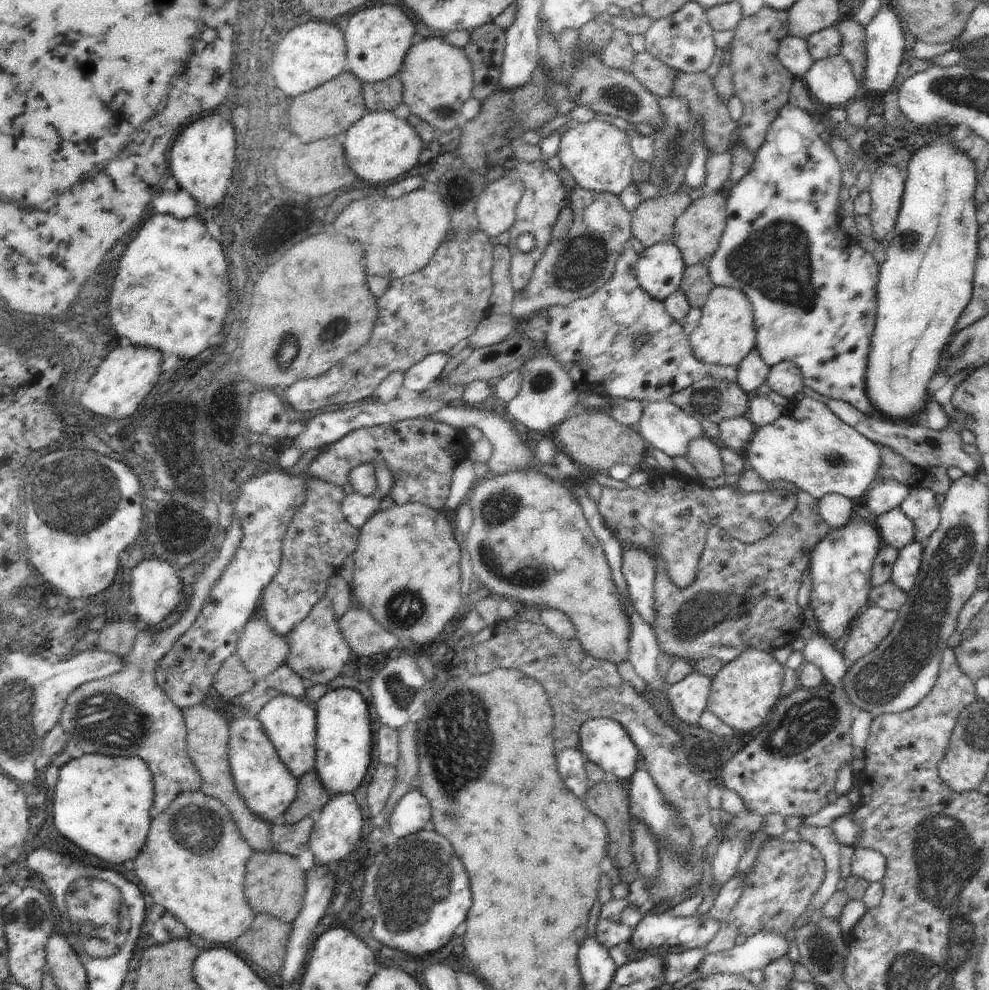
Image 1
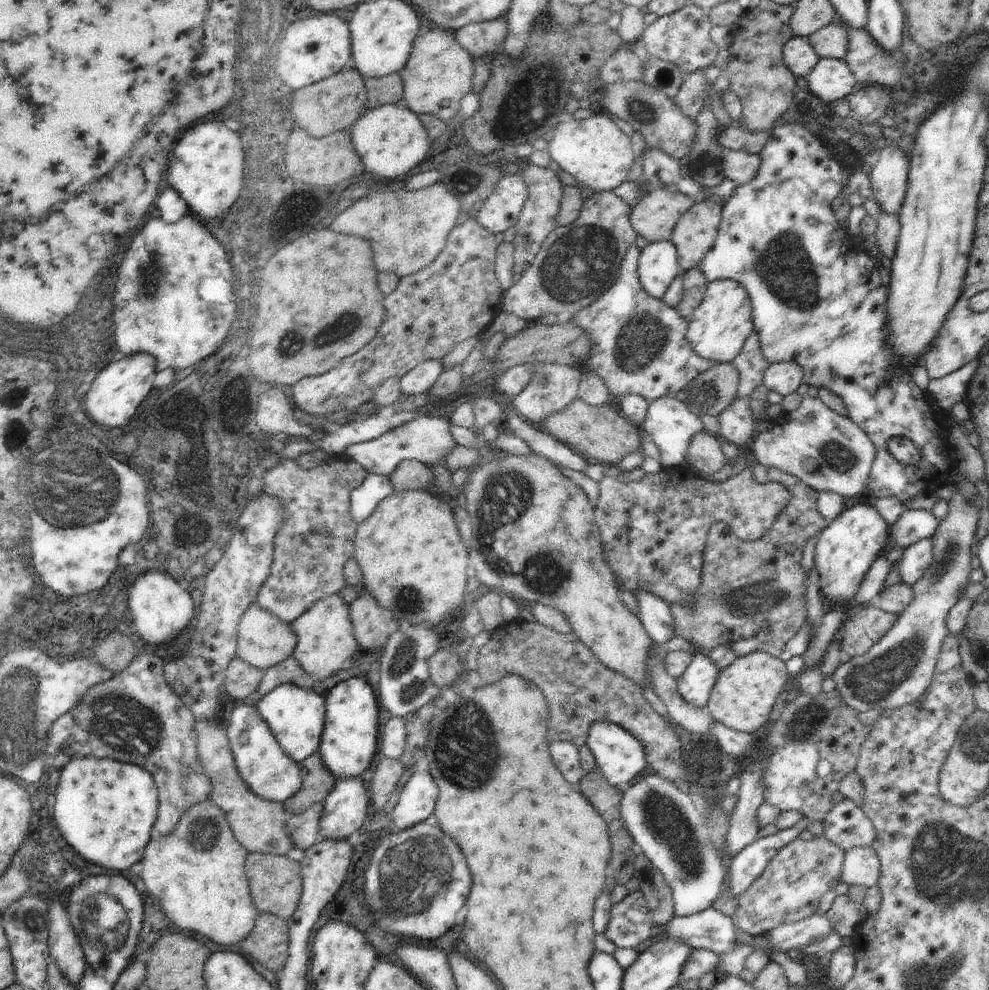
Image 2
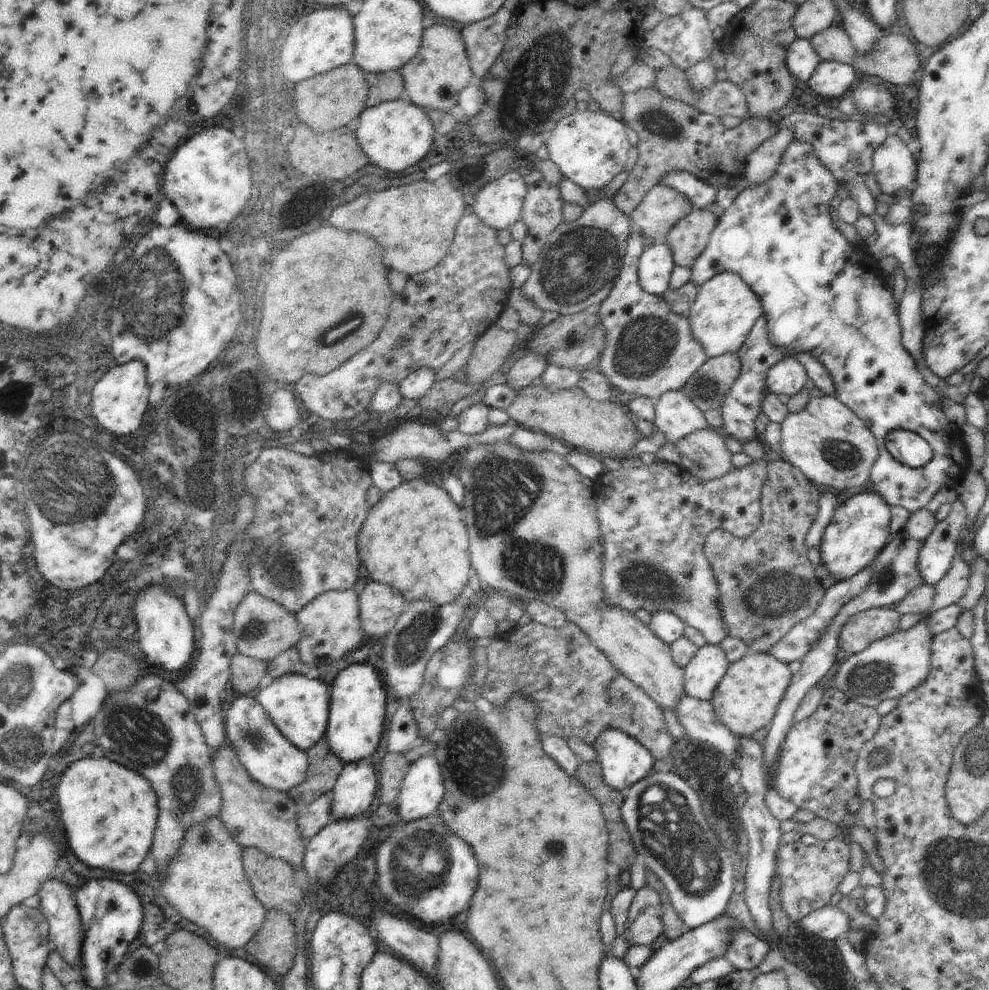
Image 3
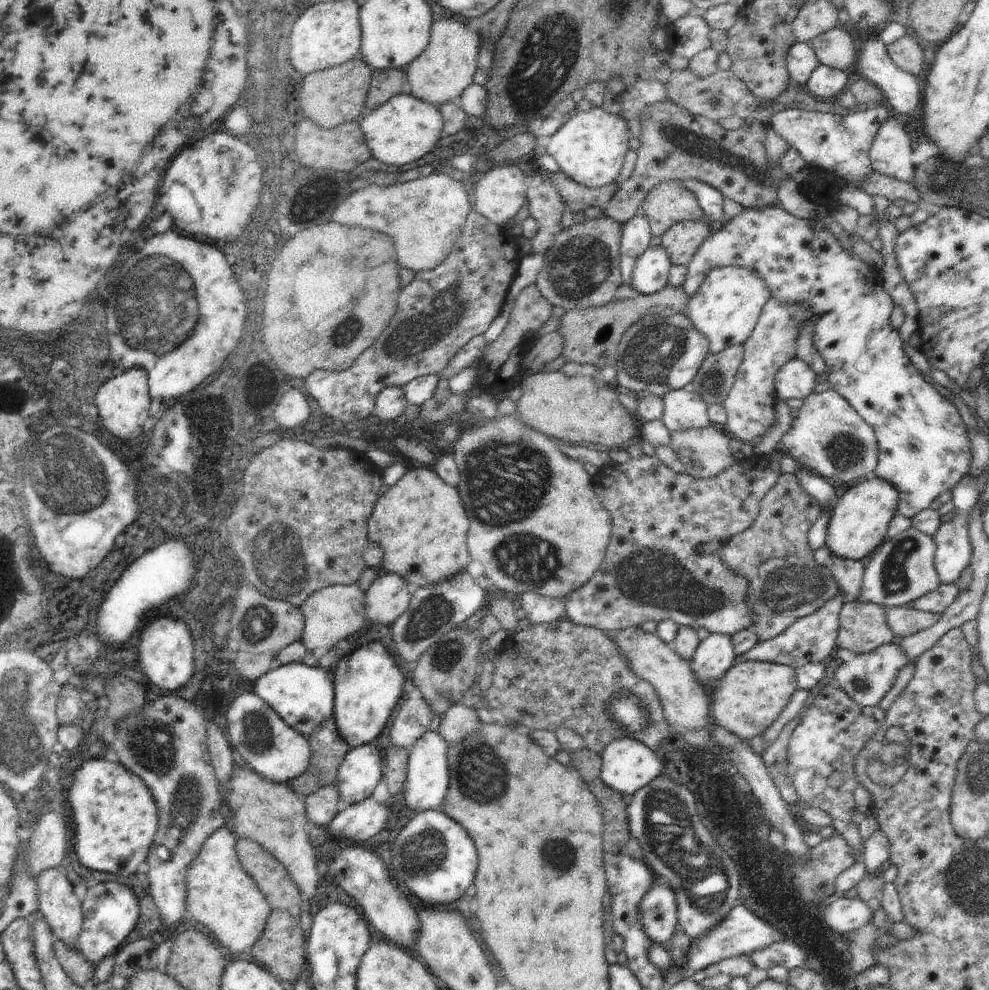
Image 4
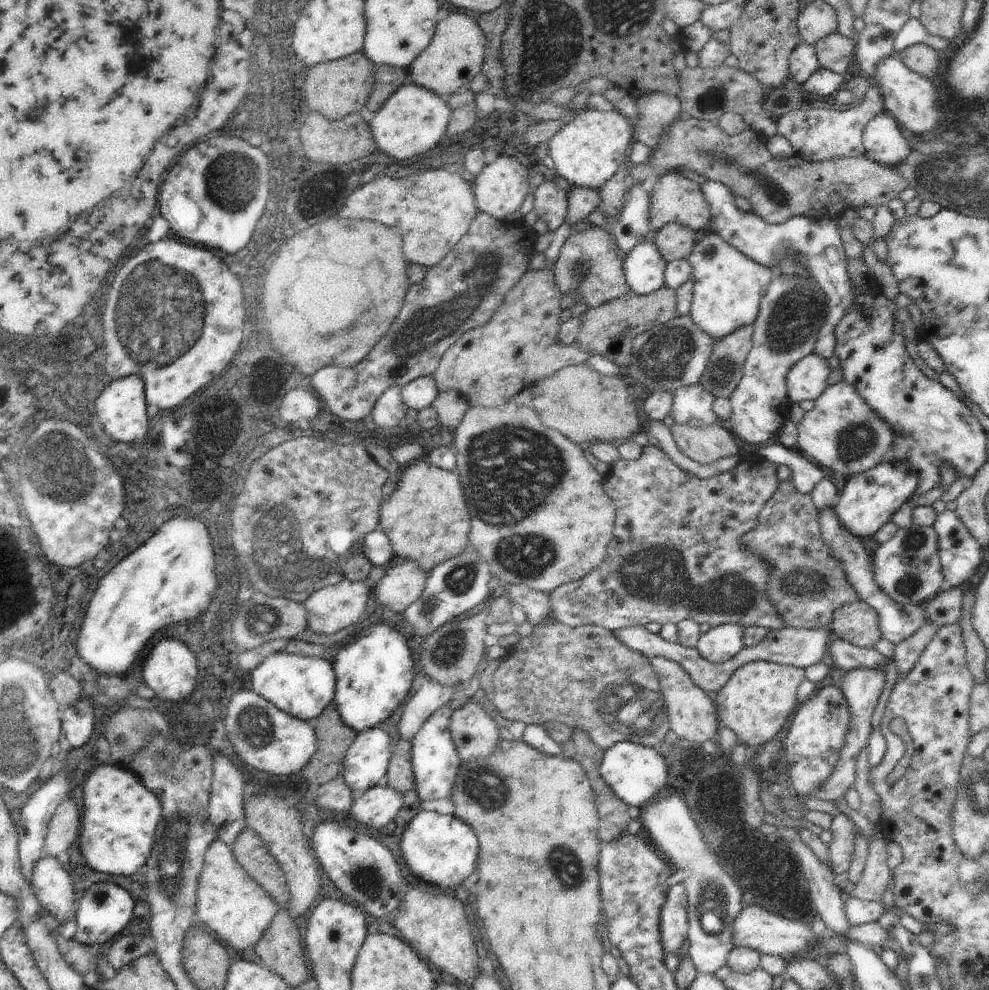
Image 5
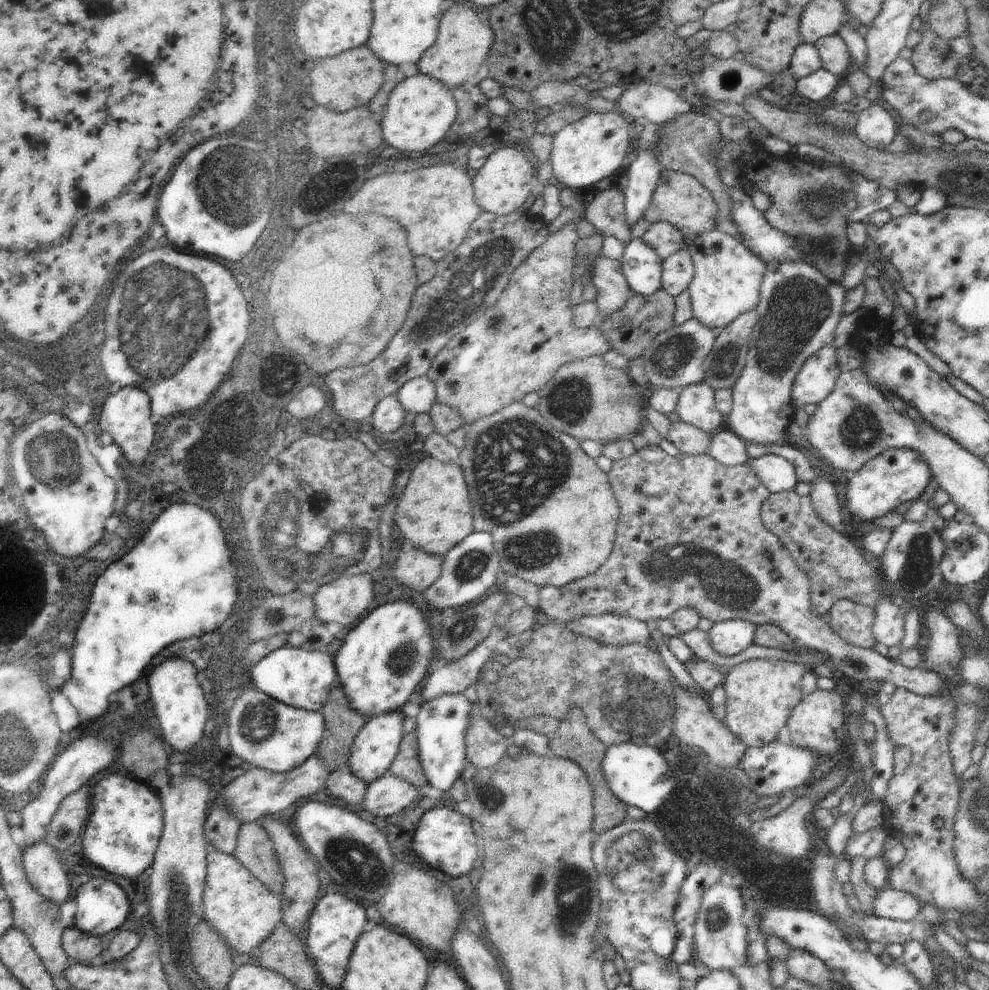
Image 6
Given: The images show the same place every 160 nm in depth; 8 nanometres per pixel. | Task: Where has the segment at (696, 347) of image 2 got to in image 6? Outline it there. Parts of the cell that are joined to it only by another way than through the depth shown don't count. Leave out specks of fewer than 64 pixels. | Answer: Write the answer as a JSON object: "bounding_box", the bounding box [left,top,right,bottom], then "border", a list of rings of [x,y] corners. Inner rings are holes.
{"bounding_box":[686,228,767,329],"border":[[[714,228],[691,239],[686,249],[695,268],[692,282],[687,288],[694,318],[704,326],[723,329],[742,313],[757,308],[767,264],[742,241]]]}

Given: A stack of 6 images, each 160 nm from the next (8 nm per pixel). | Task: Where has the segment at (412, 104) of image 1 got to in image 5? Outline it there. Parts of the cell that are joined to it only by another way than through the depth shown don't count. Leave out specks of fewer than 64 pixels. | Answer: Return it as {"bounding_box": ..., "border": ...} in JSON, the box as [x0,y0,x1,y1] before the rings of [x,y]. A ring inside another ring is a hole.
{"bounding_box":[408,13,486,98],"border":[[[452,13],[450,16],[446,16],[446,18],[437,22],[430,44],[409,66],[408,70],[410,71],[411,83],[434,91],[442,98],[448,98],[455,92],[469,88],[474,77],[482,70],[483,60],[485,59],[486,41],[483,30],[469,16],[458,13]]]}

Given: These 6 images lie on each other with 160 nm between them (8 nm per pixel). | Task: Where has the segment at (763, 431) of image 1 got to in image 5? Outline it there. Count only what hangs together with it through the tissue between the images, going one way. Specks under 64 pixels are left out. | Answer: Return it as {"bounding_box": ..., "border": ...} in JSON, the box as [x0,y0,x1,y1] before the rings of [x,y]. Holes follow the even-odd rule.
{"bounding_box":[794,381,893,477],"border":[[[840,381],[826,387],[814,401],[812,410],[806,411],[801,422],[796,424],[794,447],[804,452],[811,462],[842,476],[856,477],[888,457],[893,432],[889,424],[864,402],[855,386]]]}

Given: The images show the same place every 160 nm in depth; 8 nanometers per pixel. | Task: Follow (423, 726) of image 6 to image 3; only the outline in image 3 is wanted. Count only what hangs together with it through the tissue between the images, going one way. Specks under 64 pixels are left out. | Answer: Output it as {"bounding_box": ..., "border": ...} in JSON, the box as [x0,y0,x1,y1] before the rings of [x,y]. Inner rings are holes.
{"bounding_box":[396,755,445,824],"border":[[[424,755],[410,763],[396,799],[400,818],[409,824],[432,815],[445,794],[444,776],[436,756]]]}

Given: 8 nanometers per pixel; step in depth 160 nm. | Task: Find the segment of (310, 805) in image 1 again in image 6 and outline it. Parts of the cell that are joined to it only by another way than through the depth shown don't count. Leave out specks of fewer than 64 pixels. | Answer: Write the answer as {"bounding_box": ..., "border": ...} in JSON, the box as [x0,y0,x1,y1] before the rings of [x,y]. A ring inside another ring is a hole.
{"bounding_box":[315,686,368,772],"border":[[[341,686],[330,691],[320,712],[325,718],[325,732],[315,754],[332,772],[349,762],[354,737],[362,730],[368,718],[352,710]]]}

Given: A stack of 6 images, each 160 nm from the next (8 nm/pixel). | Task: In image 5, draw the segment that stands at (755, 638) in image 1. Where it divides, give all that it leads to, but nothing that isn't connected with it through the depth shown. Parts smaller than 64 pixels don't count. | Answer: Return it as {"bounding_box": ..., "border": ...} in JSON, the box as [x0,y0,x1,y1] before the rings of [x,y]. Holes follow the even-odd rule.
{"bounding_box":[739,479,859,629],"border":[[[791,479],[782,481],[779,483],[776,492],[766,501],[766,504],[762,507],[762,510],[758,515],[758,524],[744,534],[739,542],[745,547],[748,553],[753,553],[760,560],[768,563],[771,567],[771,573],[767,582],[769,601],[776,607],[776,614],[779,614],[783,619],[784,627],[794,627],[797,629],[815,629],[824,628],[830,624],[833,619],[833,612],[843,604],[853,603],[859,600],[857,592],[847,583],[846,575],[843,566],[831,556],[831,549],[822,541],[820,534],[820,524],[818,523],[819,510],[814,506],[812,495],[810,493],[801,493],[795,486]]]}

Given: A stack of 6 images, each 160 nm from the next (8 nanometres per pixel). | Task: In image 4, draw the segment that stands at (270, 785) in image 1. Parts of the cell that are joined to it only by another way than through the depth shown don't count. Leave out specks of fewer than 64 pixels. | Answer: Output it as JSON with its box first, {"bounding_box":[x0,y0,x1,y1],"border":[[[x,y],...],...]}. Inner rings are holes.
{"bounding_box":[226,693,309,784],"border":[[[256,693],[237,696],[227,712],[226,733],[231,747],[254,772],[275,783],[290,784],[309,765],[309,739],[289,727]]]}

